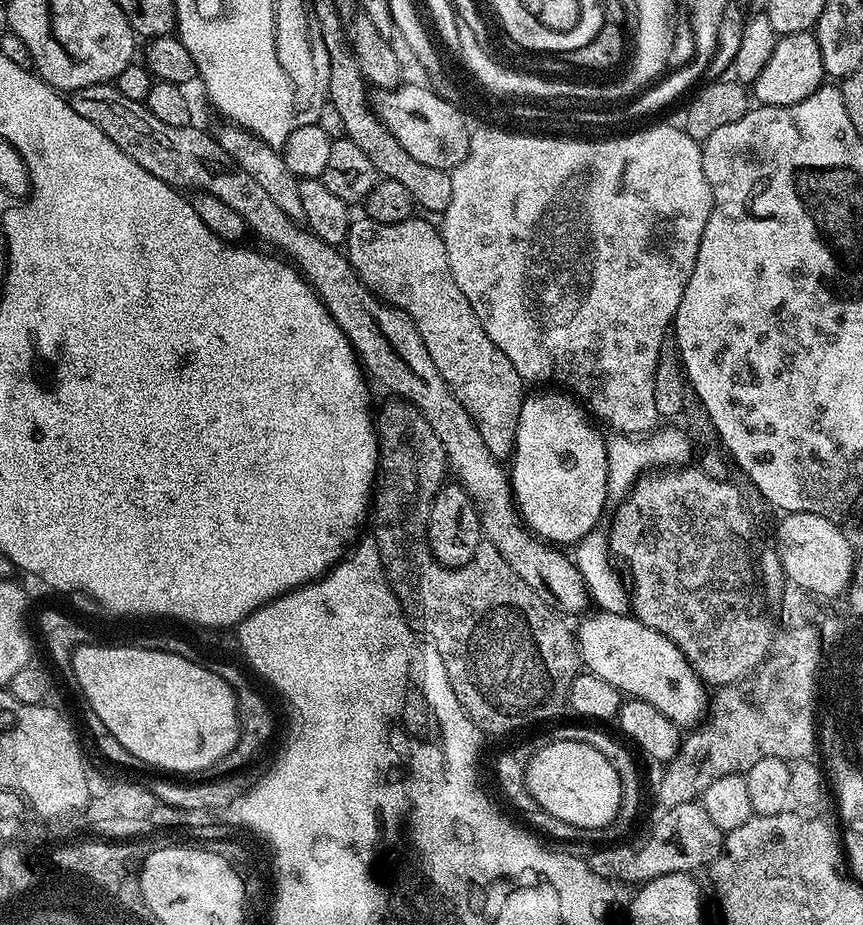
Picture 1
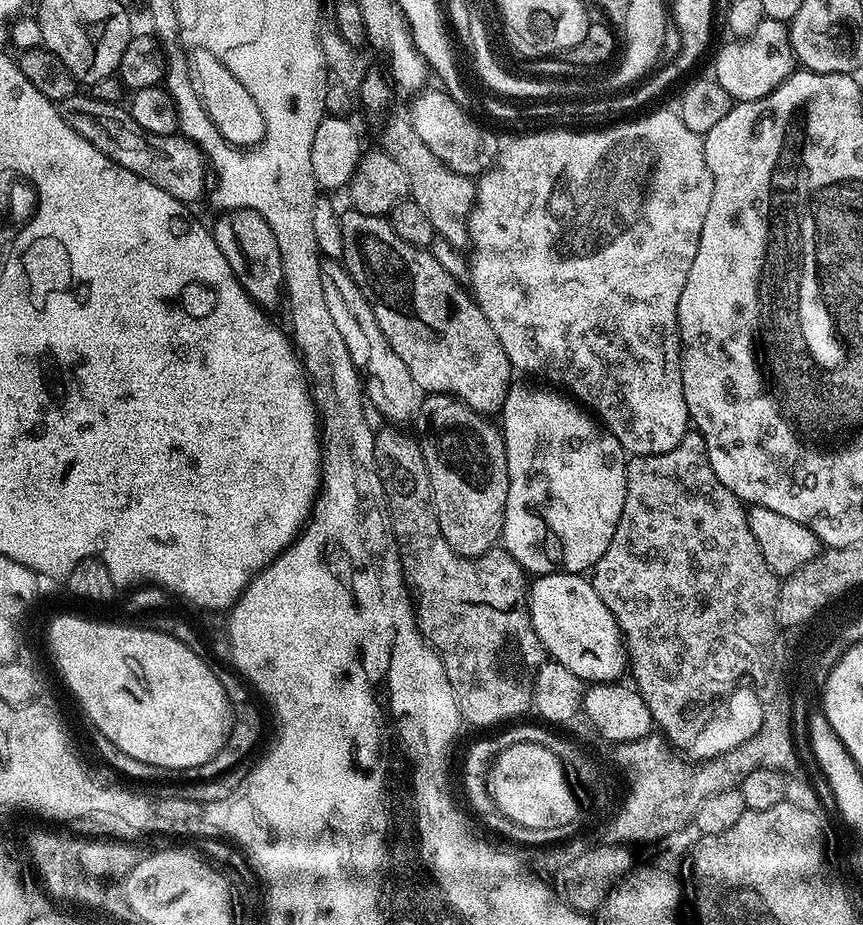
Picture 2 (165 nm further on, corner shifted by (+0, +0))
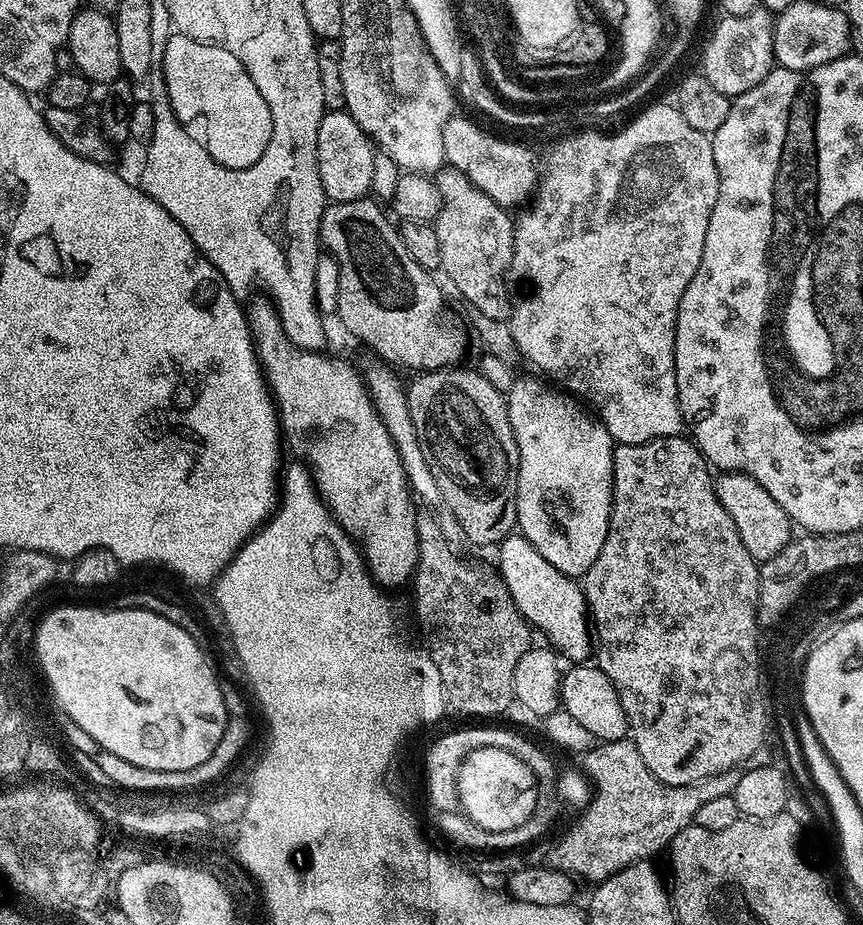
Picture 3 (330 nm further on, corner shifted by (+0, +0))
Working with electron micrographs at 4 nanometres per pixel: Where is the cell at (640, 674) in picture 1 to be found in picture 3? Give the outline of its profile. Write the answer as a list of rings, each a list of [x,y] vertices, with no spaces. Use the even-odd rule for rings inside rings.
[[[509,534],[500,541],[500,569],[498,575],[504,581],[514,606],[537,633],[544,632],[549,645],[568,662],[584,662],[594,648],[594,636],[590,631],[588,603],[584,601],[584,589],[573,577],[554,570],[525,536]]]

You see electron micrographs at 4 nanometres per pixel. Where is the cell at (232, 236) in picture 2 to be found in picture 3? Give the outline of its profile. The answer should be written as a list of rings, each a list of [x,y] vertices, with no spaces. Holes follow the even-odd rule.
[[[260,294],[257,300],[249,299],[246,304],[248,330],[260,358],[260,367],[268,382],[268,390],[276,406],[280,422],[283,443],[293,452],[297,461],[303,462],[312,473],[312,482],[316,492],[323,500],[332,517],[340,523],[340,529],[350,537],[360,549],[368,572],[373,580],[385,590],[393,590],[416,575],[418,554],[417,501],[408,484],[402,458],[390,438],[390,430],[382,422],[372,395],[362,372],[359,372],[348,360],[339,360],[336,356],[324,356],[323,351],[311,352],[294,346],[288,340],[280,317],[276,315],[276,306],[267,295]]]

